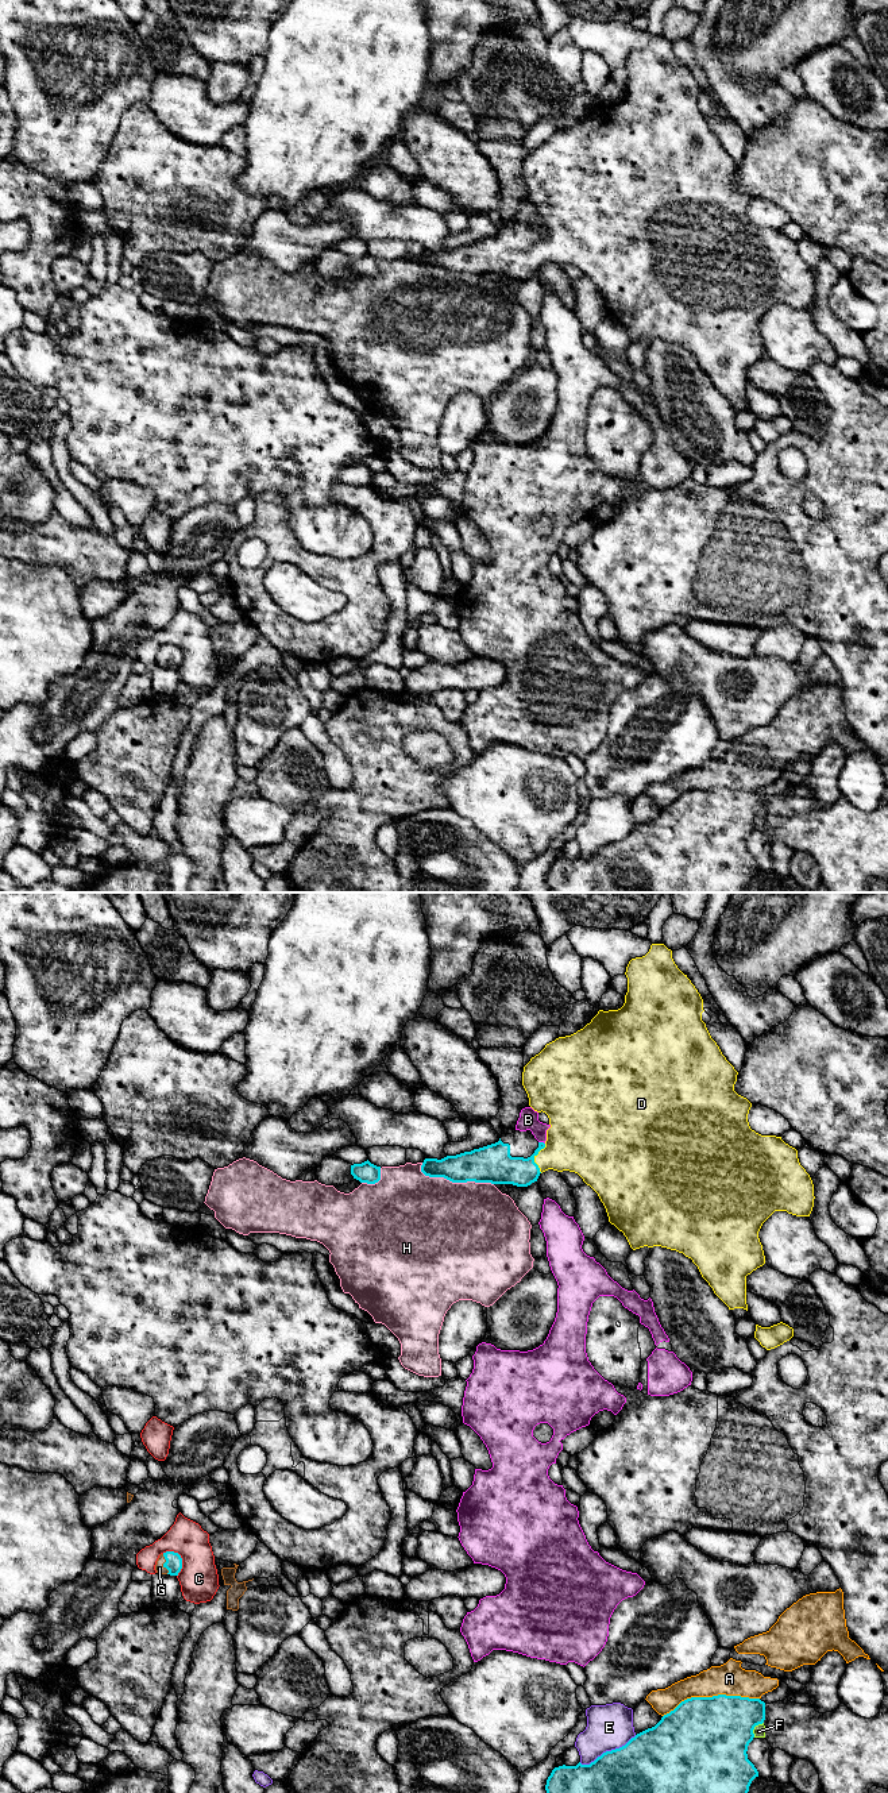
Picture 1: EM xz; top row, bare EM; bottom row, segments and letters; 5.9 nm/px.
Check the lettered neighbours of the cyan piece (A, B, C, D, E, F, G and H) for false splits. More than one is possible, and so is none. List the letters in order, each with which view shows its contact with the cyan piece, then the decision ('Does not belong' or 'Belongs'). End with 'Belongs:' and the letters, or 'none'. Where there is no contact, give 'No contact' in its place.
A: Touches cyan in xz. Does not belong
B: Touches cyan in xz. Does not belong
C: Touches cyan in xz. Does not belong
D: Touches cyan in xz. Belongs
E: Touches cyan in xz. Does not belong
F: Touches cyan in xz. Does not belong
G: Touches cyan in xz. Belongs
H: Touches cyan in xz. Does not belong
Belongs: D, G

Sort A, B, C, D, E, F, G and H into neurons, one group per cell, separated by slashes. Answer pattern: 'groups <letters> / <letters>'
groups A / B / C / D G / E / F / H

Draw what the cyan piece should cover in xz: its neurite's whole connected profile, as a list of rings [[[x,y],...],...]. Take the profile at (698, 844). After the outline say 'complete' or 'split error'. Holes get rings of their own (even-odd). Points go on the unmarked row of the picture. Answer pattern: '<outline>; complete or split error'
[[[718,787],[713,790],[691,790],[682,794],[673,803],[664,807],[661,813],[652,821],[648,821],[625,838],[606,844],[590,857],[559,859],[555,860],[547,872],[545,883],[551,892],[746,892],[752,874],[758,869],[754,857],[748,852],[748,838],[753,833],[753,822],[765,813],[765,795],[760,791],[749,791],[741,788]]]; complete

